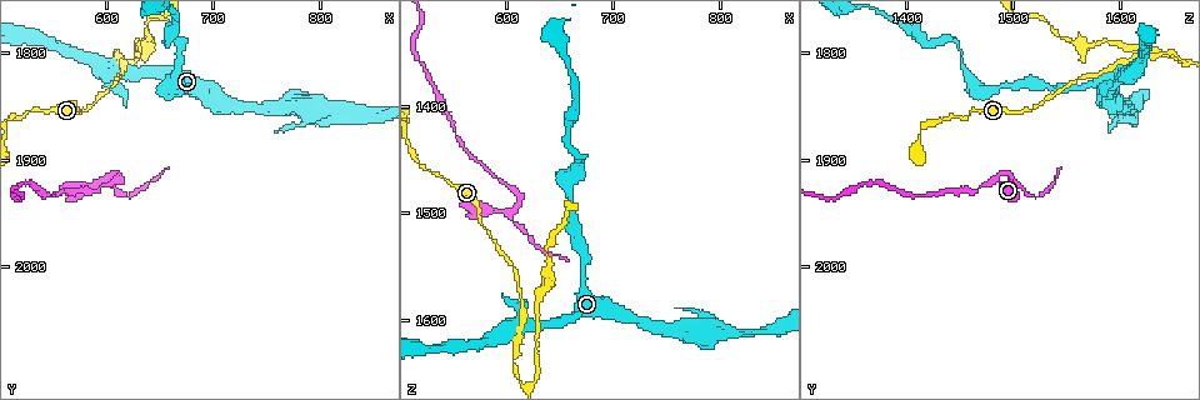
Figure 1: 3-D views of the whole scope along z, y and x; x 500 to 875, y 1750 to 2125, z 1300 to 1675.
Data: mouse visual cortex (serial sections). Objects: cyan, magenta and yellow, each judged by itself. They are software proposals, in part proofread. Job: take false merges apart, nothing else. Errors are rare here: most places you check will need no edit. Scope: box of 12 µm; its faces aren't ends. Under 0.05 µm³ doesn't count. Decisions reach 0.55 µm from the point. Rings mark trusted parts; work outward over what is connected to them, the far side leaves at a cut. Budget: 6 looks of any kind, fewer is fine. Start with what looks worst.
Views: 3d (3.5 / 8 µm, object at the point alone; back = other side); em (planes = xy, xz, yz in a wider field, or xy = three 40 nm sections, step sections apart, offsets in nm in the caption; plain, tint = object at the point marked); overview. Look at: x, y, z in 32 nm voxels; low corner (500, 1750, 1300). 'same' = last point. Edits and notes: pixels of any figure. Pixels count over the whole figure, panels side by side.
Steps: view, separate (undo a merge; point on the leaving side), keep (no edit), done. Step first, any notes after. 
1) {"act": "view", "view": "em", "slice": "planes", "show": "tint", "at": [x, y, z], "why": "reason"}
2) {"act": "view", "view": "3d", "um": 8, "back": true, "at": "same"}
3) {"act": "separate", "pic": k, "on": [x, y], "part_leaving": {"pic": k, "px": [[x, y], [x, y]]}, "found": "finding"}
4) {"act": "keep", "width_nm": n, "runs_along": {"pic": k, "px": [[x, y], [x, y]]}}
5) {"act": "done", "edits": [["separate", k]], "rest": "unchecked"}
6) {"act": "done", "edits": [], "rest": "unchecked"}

{"act": "view", "view": "3d", "um": 3.5, "at": [610, 1914, 1488], "why": "abrupt turn"}

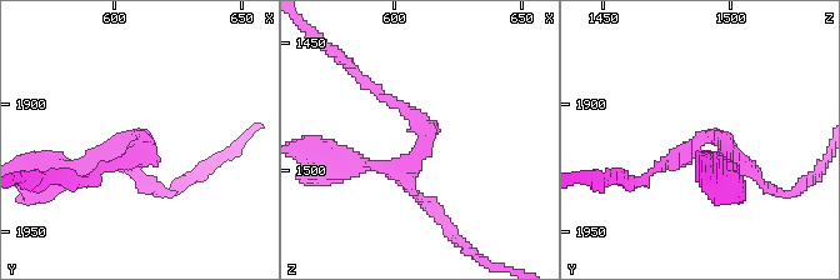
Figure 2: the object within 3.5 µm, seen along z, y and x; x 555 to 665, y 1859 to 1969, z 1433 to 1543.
{"act": "view", "view": "em", "slice": "xy", "step": 3, "show": "tint", "at": [612, 1913, 1490]}

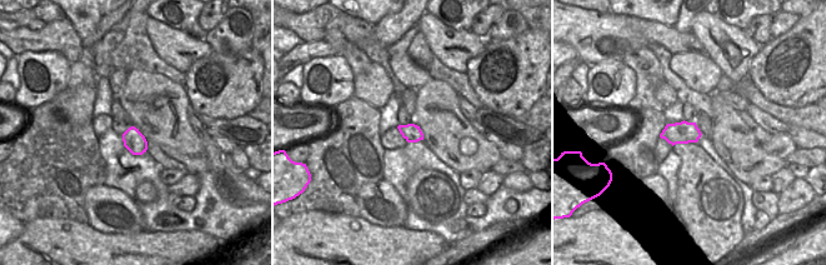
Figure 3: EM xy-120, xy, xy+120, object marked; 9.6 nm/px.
{"act": "keep", "runs_along": {"pic": 2, "px": [[725, 168], [723, 140], [703, 136], [651, 171]]}, "found": "one cell here"}

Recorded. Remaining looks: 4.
{"act": "view", "view": "3d", "um": 3.5, "at": [626, 1806, 1654], "why": "two arms in line, one across"}

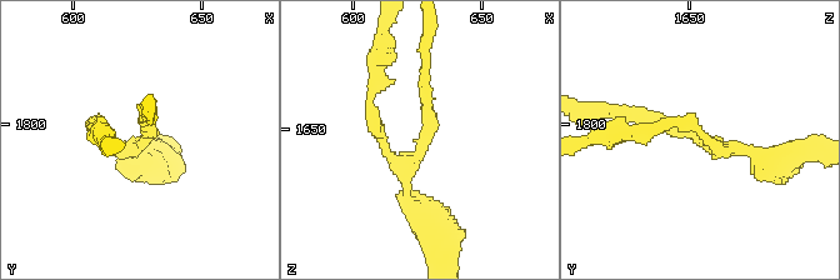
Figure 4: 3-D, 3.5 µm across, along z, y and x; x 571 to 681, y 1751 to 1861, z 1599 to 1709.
{"act": "view", "view": "em", "slice": "xy", "step": 5, "show": "tint", "at": [626, 1808, 1655]}

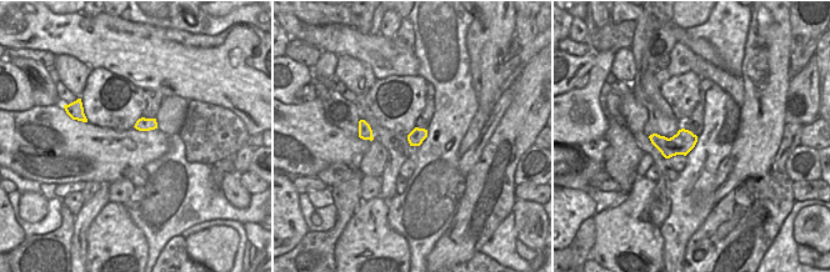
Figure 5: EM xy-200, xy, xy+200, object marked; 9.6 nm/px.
{"act": "view", "view": "em", "slice": "xy", "step": 2, "show": "tint", "at": "same"}

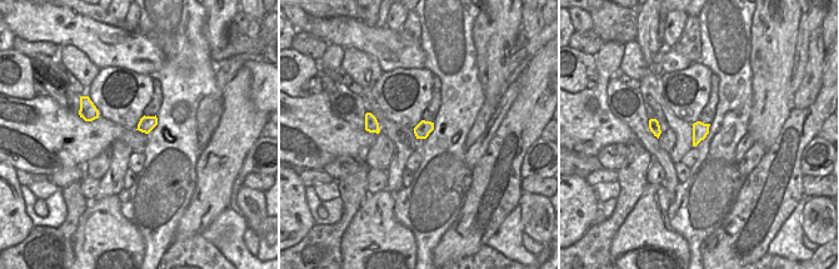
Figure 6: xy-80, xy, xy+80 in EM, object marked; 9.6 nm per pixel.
{"act": "keep", "found": "continuous, no second cell"}

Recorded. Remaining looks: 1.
{"act": "done", "edits": [], "rest": "unchecked"}

